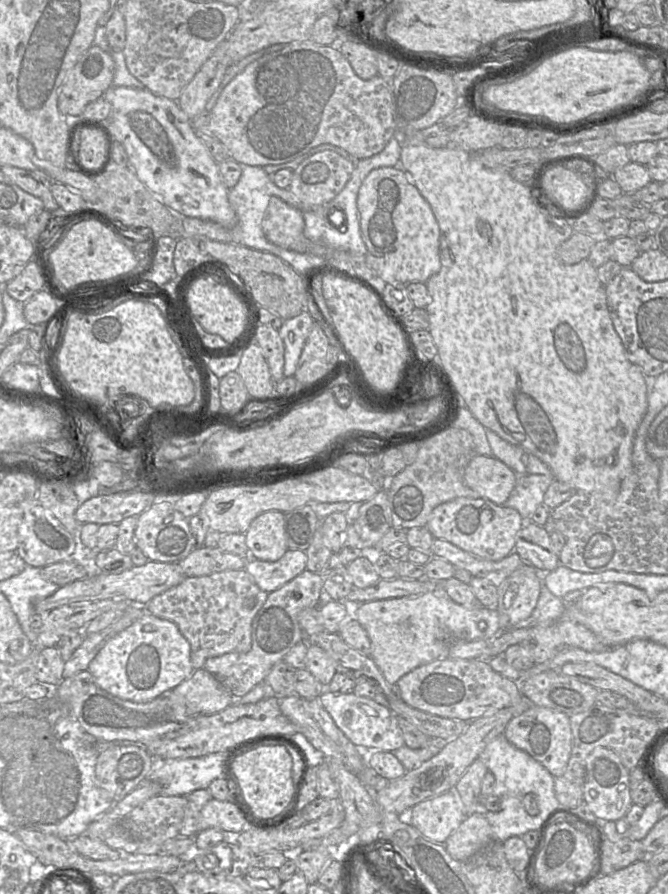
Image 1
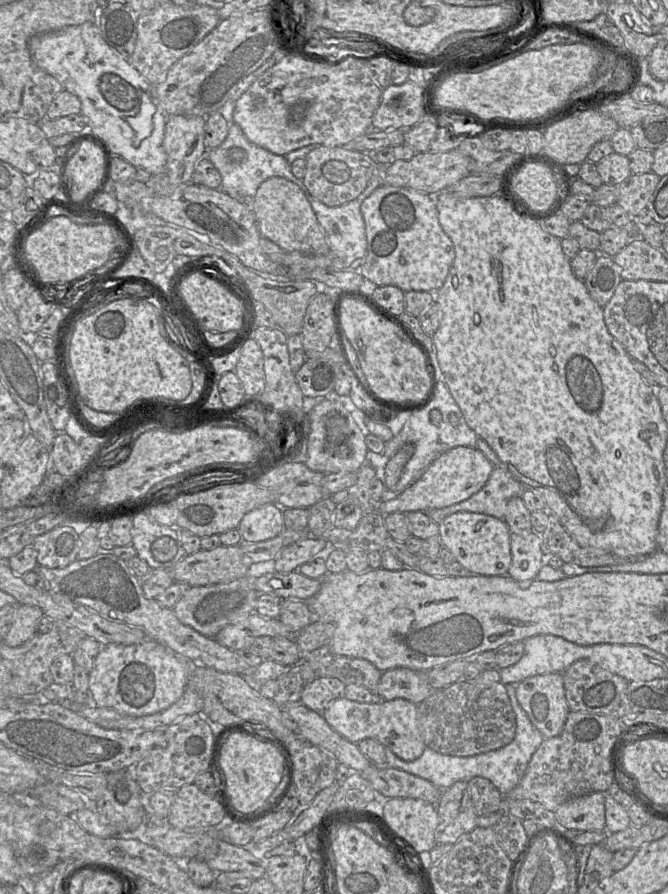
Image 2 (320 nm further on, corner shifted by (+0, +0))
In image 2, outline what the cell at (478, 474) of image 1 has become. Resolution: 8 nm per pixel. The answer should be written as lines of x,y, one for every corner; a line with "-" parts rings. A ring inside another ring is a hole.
468,446
454,447
434,459
422,475
400,494
388,494
386,490
386,498
377,505
377,511
382,515
387,515
393,512
428,511
451,506
470,498
473,494
481,490
488,481
493,468
493,464
478,448

